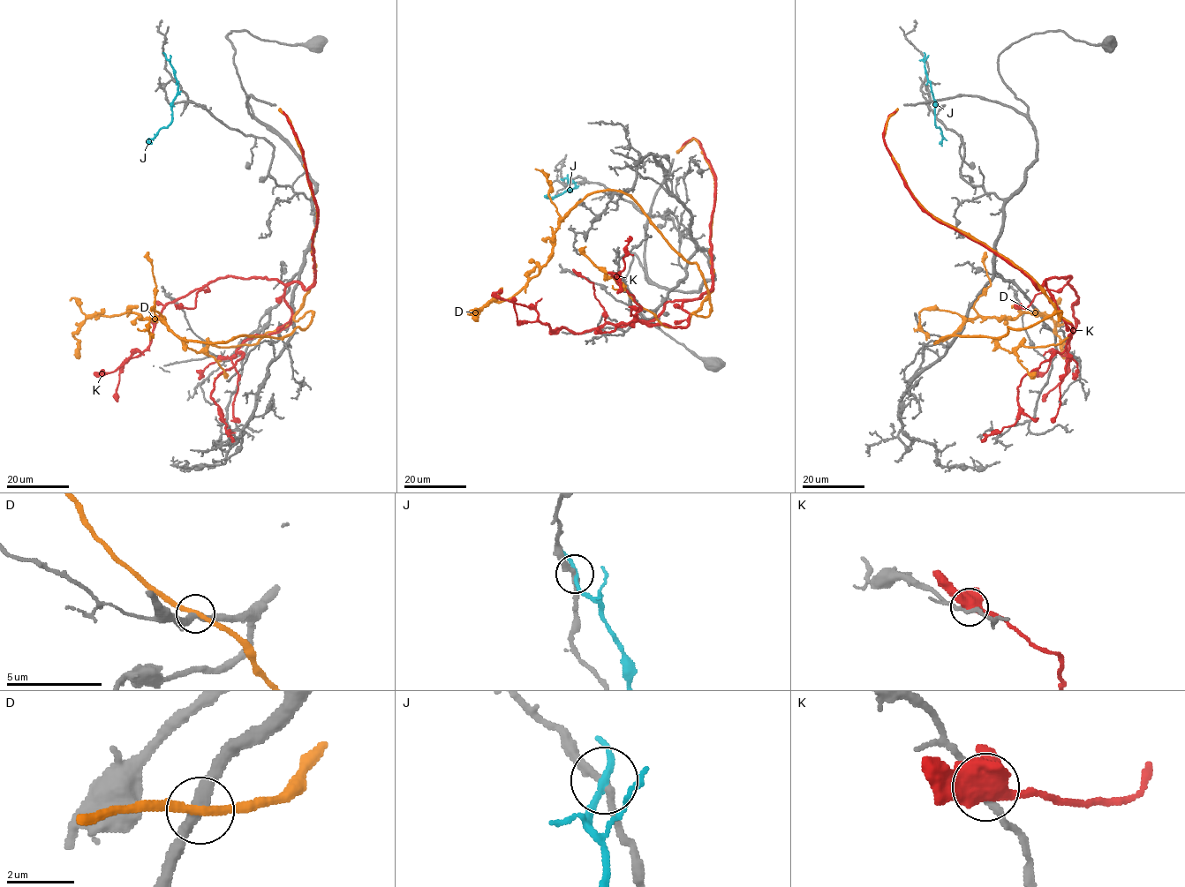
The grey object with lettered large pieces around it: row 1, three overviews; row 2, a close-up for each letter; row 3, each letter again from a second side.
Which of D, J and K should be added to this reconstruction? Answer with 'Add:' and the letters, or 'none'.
Add: D

